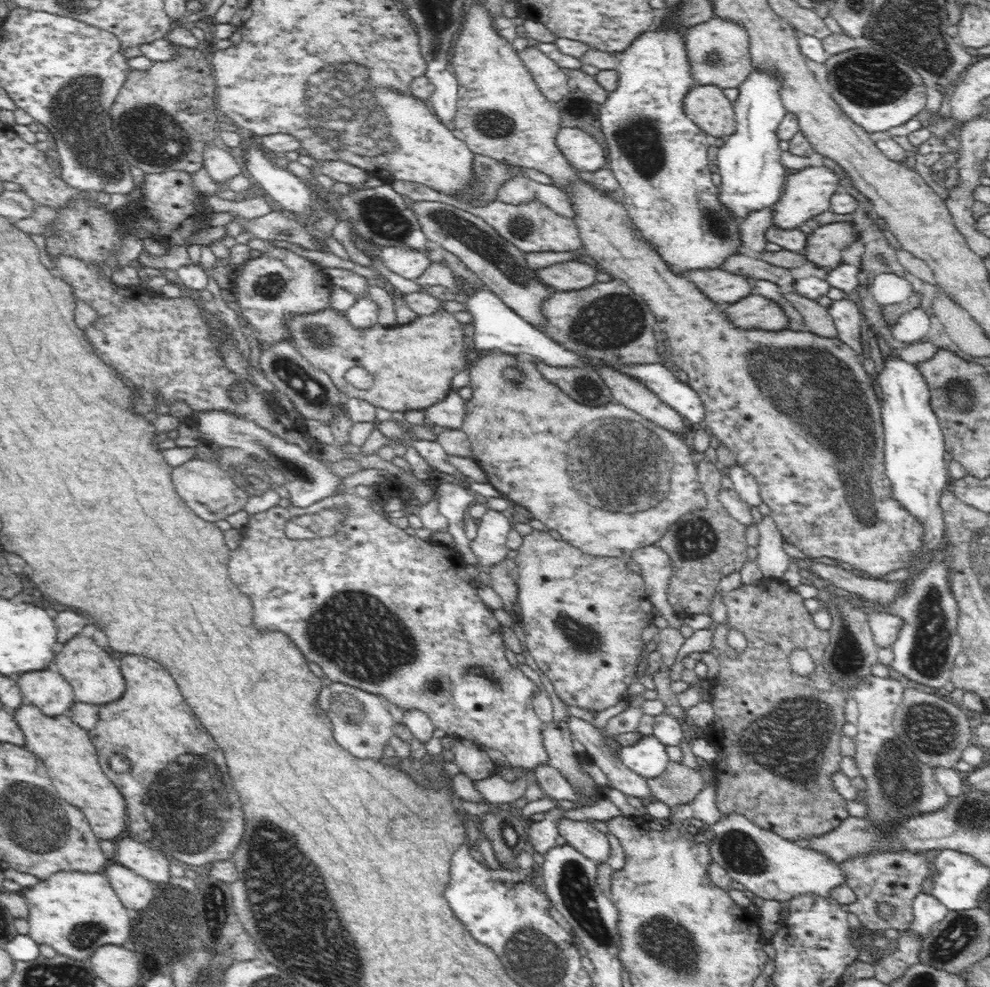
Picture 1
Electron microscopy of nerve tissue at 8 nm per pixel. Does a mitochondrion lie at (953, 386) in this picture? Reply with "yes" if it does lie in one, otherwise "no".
yes

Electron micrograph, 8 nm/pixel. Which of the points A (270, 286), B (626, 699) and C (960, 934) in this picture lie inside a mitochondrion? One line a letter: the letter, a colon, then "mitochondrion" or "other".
A: mitochondrion
B: other
C: mitochondrion

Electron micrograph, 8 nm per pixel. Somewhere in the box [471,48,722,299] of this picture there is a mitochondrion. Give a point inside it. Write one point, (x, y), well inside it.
(638, 139)

